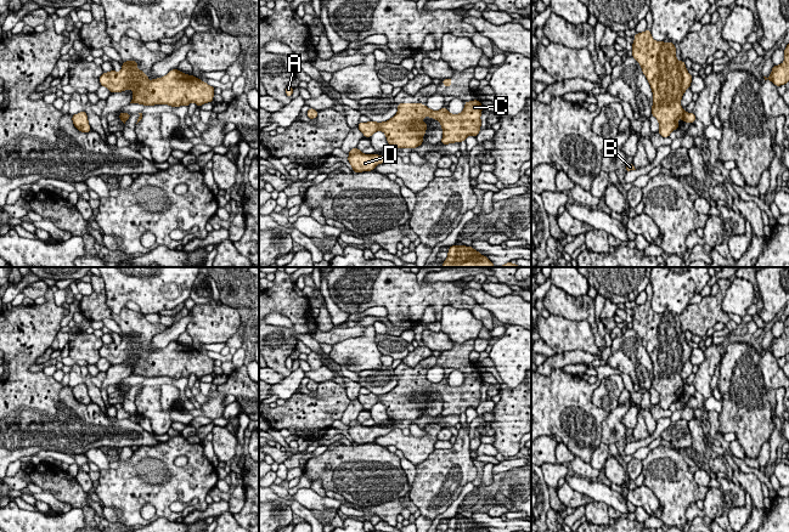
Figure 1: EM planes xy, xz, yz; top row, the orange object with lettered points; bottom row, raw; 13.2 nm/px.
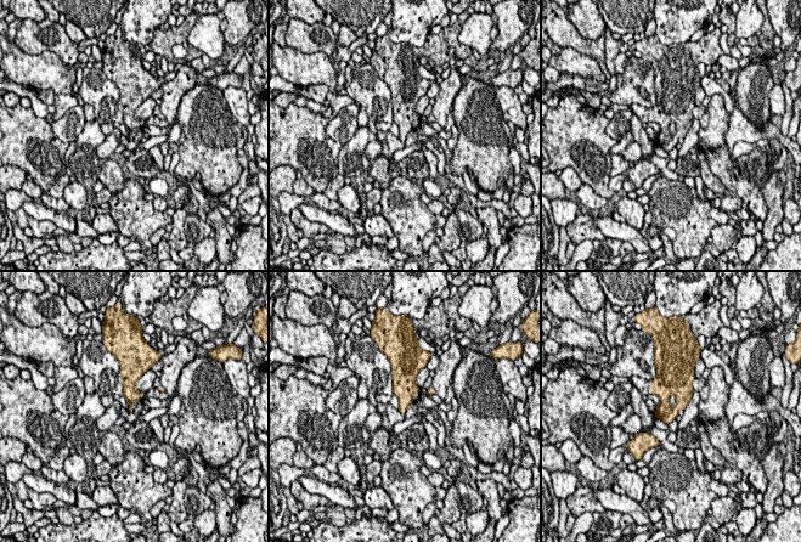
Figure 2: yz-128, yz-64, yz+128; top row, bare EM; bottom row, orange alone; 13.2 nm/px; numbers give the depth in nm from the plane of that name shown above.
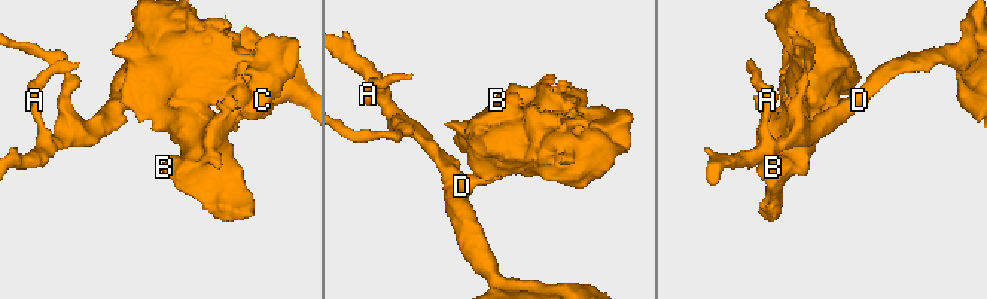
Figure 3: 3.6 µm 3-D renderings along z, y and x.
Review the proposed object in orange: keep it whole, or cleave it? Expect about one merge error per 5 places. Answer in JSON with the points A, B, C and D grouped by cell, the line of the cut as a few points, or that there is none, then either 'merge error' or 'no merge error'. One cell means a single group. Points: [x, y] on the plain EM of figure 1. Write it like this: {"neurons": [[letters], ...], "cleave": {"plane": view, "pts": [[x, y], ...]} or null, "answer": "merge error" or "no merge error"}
{"neurons": [["A", "D"], ["B", "C"]], "cleave": {"plane": "yz", "pts": [[685, 384], [682, 391]]}, "answer": "merge error"}

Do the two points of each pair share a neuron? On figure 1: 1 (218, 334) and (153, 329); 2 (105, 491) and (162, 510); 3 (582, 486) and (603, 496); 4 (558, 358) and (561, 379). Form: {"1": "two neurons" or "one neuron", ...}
{"1": "two neurons", "2": "one neuron", "3": "one neuron", "4": "two neurons"}

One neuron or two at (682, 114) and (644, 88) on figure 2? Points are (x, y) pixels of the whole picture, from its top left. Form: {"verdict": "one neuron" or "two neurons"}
{"verdict": "two neurons"}

